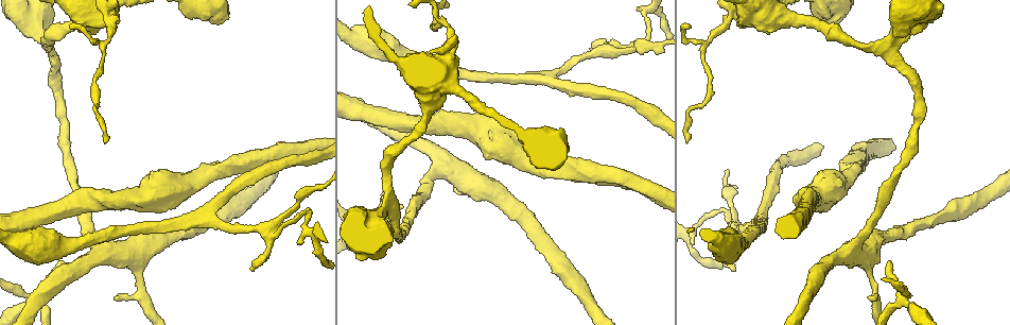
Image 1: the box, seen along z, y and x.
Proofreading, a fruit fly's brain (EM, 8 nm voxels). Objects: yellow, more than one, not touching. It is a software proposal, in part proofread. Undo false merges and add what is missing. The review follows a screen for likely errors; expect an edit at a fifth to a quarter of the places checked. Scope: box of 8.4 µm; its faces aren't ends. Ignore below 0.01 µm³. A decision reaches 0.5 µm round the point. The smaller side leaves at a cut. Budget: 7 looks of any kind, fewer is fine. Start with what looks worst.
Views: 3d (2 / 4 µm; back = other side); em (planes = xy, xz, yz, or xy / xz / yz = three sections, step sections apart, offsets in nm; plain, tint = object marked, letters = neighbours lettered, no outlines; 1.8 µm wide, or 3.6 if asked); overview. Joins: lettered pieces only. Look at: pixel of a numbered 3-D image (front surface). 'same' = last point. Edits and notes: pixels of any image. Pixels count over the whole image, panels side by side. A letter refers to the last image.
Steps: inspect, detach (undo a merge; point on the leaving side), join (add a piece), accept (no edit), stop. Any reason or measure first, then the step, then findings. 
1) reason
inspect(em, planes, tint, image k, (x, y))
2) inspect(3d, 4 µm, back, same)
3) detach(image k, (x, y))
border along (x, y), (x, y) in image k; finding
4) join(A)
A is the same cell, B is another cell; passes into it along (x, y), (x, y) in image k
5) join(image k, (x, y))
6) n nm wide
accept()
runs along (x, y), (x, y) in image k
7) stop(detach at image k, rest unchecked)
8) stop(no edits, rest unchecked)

arms run side by side
inspect(em, planes, letters, image 1, (273, 224))

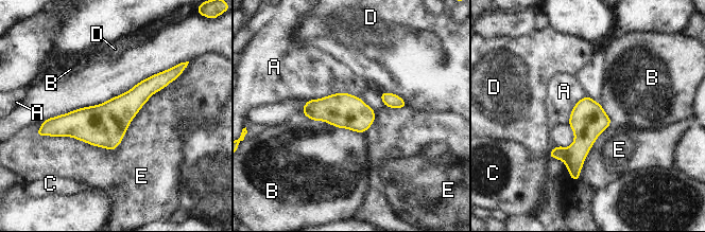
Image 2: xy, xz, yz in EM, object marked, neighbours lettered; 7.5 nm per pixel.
280 nm wide
detach(image 2, (560, 153))
A, B, C, D and E are other cells; border along (567, 148), (567, 157), (564, 160) in image 2; a second cell is stuck on

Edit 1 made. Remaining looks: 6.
thick turns thin
inspect(em, yz, step 4, tint, image 1, (907, 19))

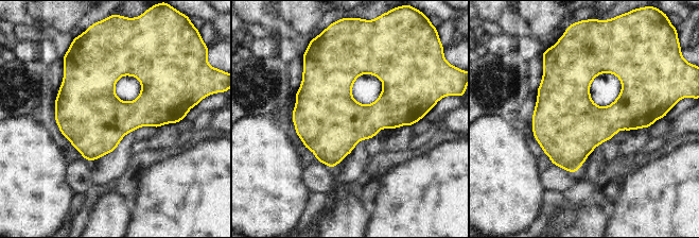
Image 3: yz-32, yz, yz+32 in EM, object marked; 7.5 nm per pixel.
inspect(em, yz, step 4, letters, same)

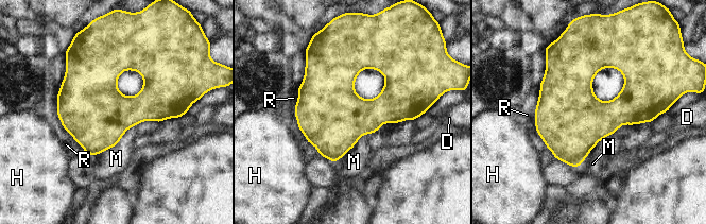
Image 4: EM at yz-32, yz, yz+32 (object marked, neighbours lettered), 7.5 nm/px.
M touches over 550 nm
accept()
D, H, M and R are other cells; border along (159, 122), (131, 126), (96, 155) in image 4; continuous, no second cell

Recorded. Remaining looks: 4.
a fork
inspect(em, planes, tint, image 1, (540, 80))

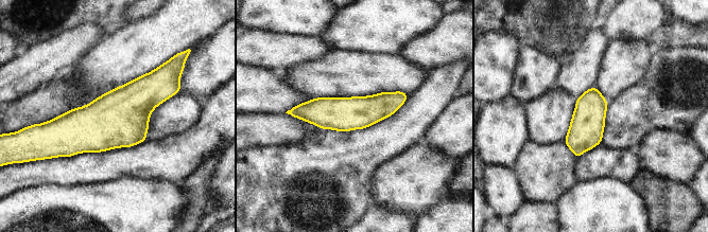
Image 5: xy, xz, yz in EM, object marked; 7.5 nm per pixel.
see the neighbours
inspect(em, planes, letters, same)

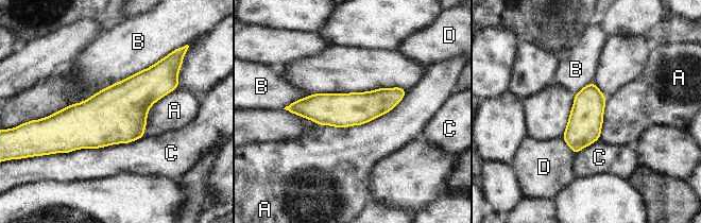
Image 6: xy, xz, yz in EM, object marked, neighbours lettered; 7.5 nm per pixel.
accept()
A, B, C and D are other cells; one cell here

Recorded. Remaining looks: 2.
stop(detach at image 2, rest unchecked)

